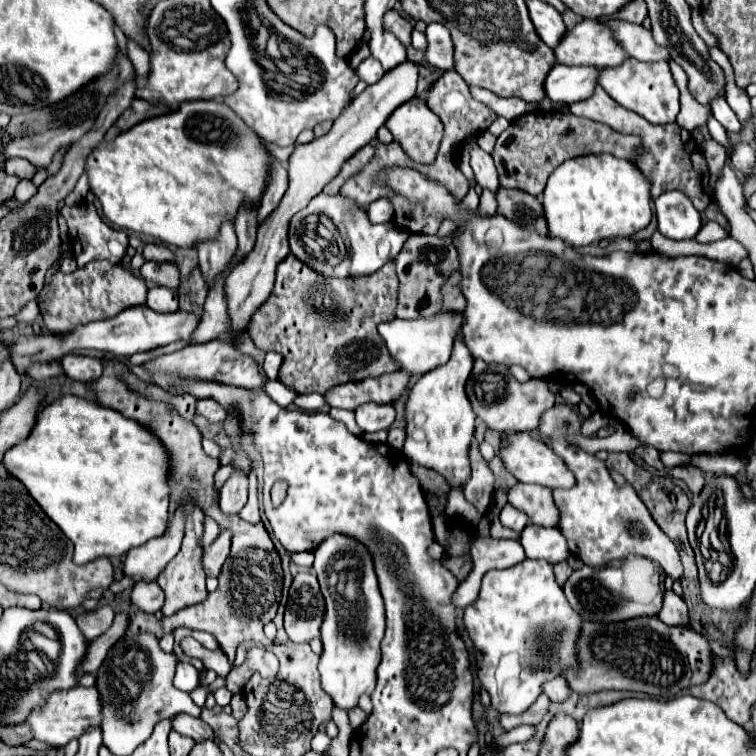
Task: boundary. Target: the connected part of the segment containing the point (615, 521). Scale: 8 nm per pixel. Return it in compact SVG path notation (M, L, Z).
M556 404L542 416L542 424L538 428L542 442L548 444L574 472L576 486L570 490L554 490L554 502L560 510L560 532L568 540L570 552L578 556L586 566L600 568L612 560L626 558L630 554L638 554L658 562L664 572L672 580L682 578L682 562L676 544L660 530L660 526L652 520L648 508L638 498L634 490L626 486L616 486L610 478L604 462L594 458L588 452L568 444L568 436L580 432L580 418L568 404Z

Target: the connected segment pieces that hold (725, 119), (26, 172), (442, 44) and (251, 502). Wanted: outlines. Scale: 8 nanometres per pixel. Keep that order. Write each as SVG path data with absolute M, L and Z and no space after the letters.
M714 98L712 100L712 114L726 128L726 132L732 132L732 134L738 134L740 132L742 124L738 122L734 110L728 106L726 98Z
M20 158L20 164L6 164L6 174L14 174L22 180L32 180L36 174L36 166L24 158Z
M428 24L426 40L428 40L428 48L424 52L424 60L440 70L452 70L454 48L452 48L452 38L448 28L444 28L442 24Z
M254 470L250 472L250 496L248 496L248 504L240 510L240 516L246 520L246 522L260 522L260 510L258 501L258 481Z

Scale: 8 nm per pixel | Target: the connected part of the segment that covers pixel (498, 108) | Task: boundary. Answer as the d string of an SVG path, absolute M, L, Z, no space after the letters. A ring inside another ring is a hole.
M478 86L469 88L472 92L472 96L478 100L478 102L484 102L486 106L490 106L494 112L498 112L500 116L508 118L508 120L516 120L520 114L528 114L528 112L534 112L538 106L536 104L528 104L520 98L498 98L496 94L488 92L488 90L482 90Z

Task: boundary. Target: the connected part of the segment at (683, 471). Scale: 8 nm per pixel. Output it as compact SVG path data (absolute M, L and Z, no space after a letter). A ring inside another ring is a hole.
M676 466L676 468L670 470L670 474L672 474L674 478L684 480L684 482L688 484L688 488L690 488L692 494L698 494L698 492L702 490L702 486L704 486L702 470L696 468L696 466Z

